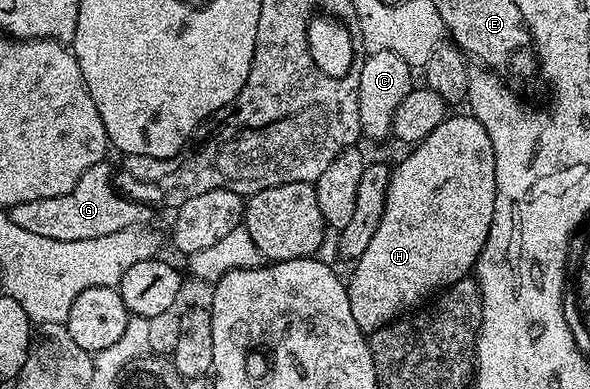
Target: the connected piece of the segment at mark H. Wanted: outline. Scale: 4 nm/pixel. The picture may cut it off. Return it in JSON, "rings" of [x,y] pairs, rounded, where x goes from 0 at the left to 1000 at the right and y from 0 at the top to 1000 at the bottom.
{"rings":[[[759,296],[719,362],[712,362],[692,393],[697,396],[676,427],[671,422],[663,437],[656,509],[653,512],[653,542],[646,553],[646,573],[639,573],[639,594],[632,602],[632,614],[625,614],[625,635],[619,635],[619,656],[612,656],[607,671],[600,674],[597,692],[602,694],[595,702],[595,722],[592,712],[586,725],[592,792],[598,799],[598,820],[605,828],[605,841],[612,841],[612,851],[619,861],[636,856],[661,825],[676,823],[678,815],[698,802],[705,789],[715,787],[732,758],[742,756],[761,733],[773,733],[783,712],[793,710],[803,694],[805,668],[812,663],[822,635],[822,614],[829,604],[829,584],[836,573],[836,542],[839,540],[836,357],[829,357],[829,337],[822,337],[822,326],[815,326],[815,316],[807,301]]]}

